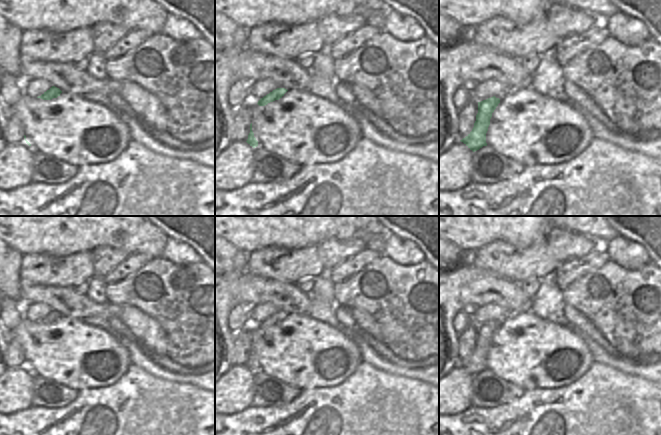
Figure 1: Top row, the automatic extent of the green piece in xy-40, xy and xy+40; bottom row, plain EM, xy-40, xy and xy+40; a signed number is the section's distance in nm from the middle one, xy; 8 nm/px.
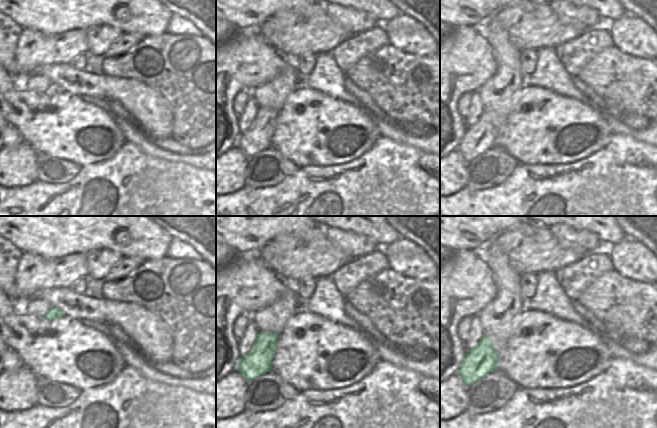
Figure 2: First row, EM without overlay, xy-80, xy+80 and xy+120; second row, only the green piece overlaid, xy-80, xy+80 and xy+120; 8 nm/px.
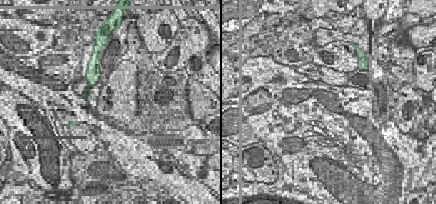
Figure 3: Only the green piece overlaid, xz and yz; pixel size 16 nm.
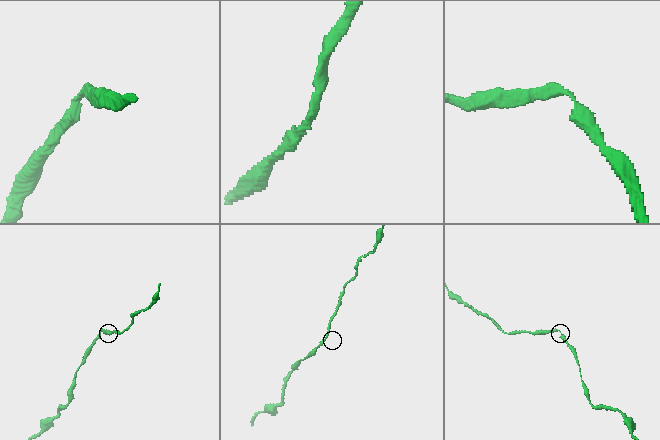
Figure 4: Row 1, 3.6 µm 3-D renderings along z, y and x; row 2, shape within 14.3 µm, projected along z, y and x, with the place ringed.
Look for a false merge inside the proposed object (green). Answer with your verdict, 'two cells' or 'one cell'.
one cell

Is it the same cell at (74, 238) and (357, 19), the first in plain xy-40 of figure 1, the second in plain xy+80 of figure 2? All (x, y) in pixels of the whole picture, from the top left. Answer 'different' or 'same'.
different

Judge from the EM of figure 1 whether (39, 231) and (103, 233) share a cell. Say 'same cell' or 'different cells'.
same cell

